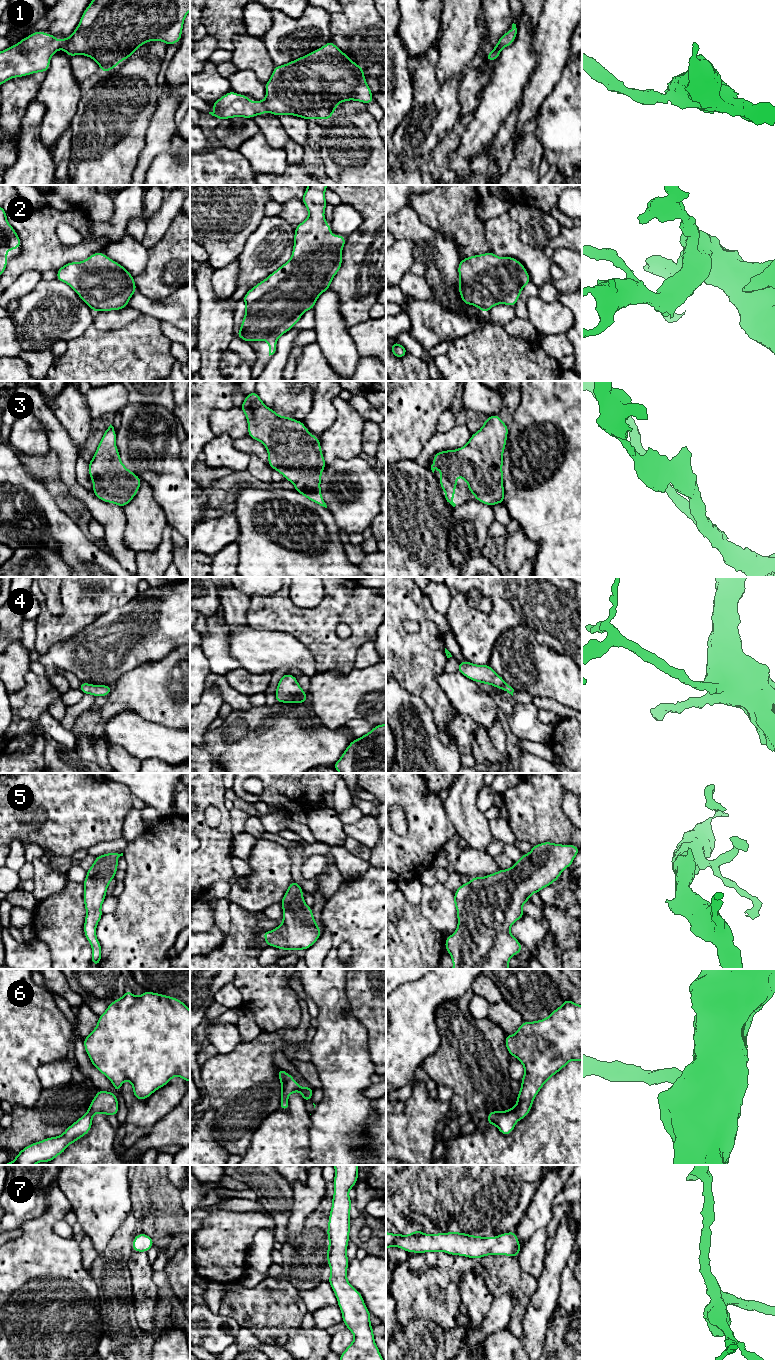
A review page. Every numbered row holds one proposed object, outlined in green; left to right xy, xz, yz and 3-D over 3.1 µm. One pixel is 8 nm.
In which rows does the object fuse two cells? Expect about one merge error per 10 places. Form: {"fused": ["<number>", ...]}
{"fused": []}

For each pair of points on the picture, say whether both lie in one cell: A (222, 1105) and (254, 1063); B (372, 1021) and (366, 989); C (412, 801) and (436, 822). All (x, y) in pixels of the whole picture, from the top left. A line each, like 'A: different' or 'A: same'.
A: same
B: same
C: same

